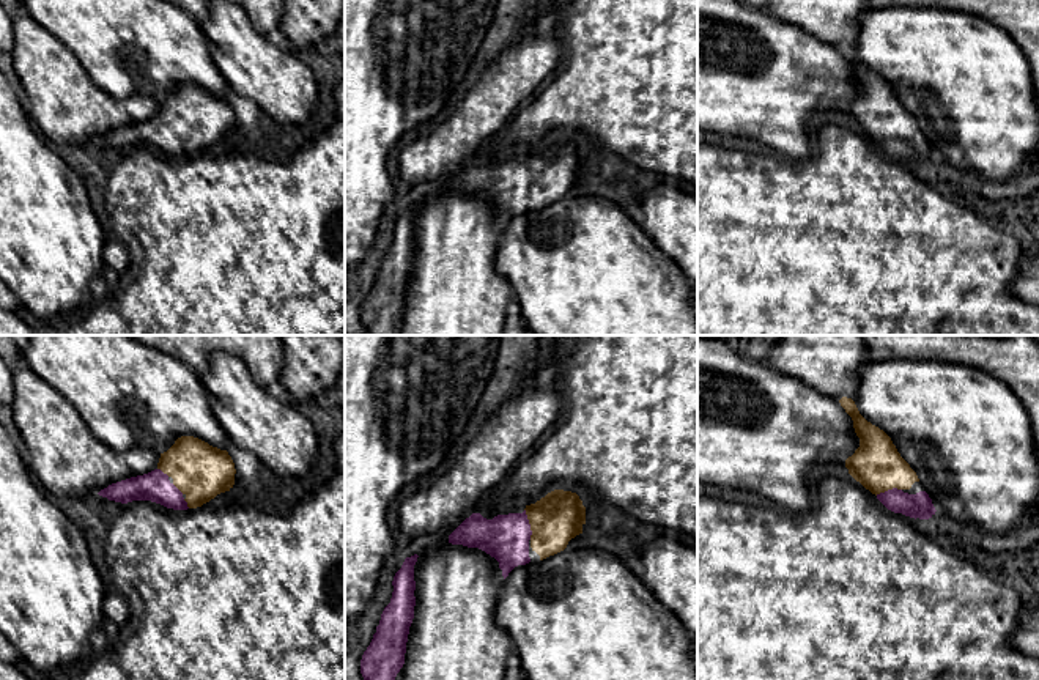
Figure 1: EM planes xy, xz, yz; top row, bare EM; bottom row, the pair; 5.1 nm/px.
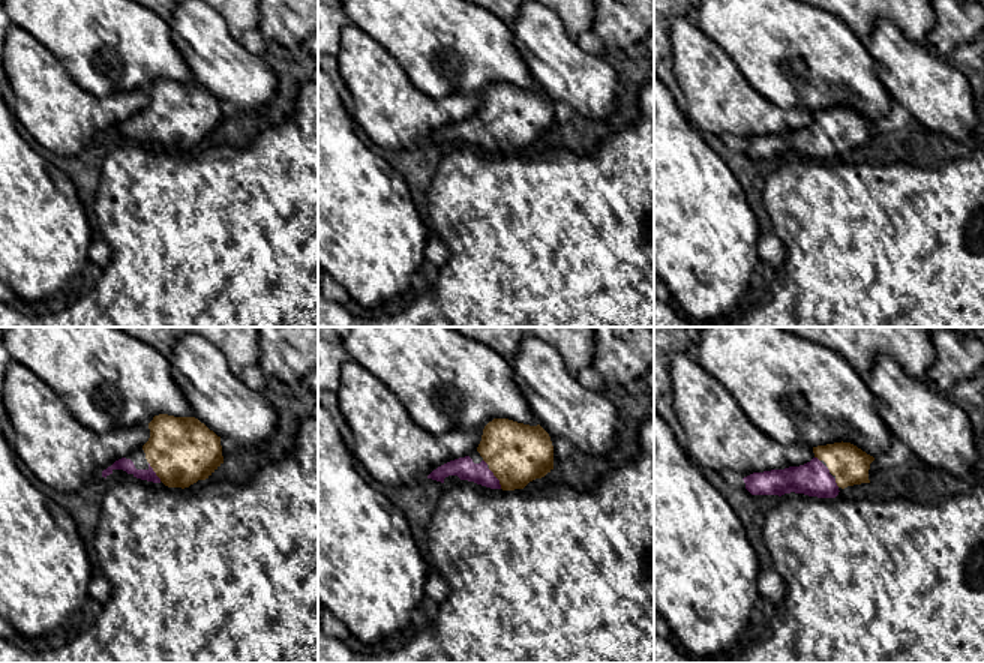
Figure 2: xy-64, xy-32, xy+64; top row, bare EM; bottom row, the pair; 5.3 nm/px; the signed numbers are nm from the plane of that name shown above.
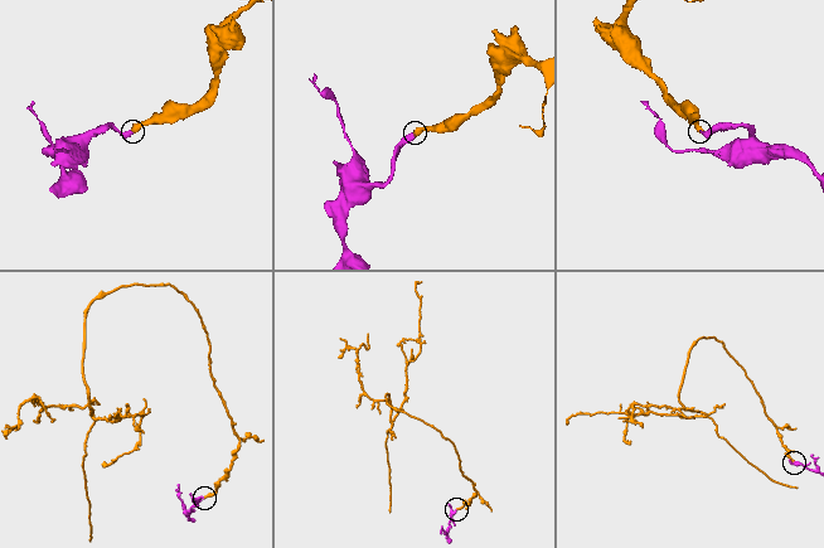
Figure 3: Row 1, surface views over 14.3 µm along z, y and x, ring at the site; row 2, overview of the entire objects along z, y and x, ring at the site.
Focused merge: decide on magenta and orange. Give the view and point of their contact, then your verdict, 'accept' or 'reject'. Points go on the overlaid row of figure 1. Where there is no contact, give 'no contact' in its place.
contact xz (529, 524); accept

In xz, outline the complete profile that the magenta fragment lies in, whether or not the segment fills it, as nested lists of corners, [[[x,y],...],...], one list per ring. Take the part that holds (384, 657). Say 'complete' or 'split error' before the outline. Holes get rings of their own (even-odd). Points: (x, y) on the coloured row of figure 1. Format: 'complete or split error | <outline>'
complete | [[[417,554],[406,557],[395,573],[390,603],[381,614],[379,625],[361,660],[364,680],[395,680],[405,664],[409,626],[414,619]]]

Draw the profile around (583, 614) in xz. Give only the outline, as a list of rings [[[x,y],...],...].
[[[564,549],[515,567],[504,579],[496,623],[508,633],[527,680],[697,680],[693,638],[619,554],[609,549]]]

